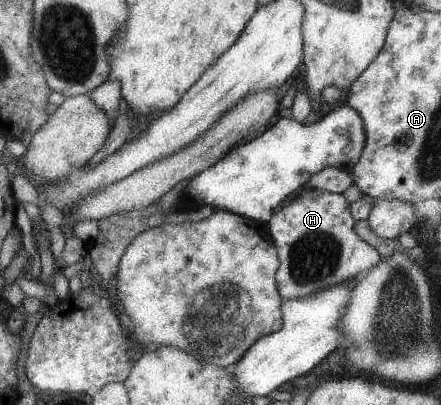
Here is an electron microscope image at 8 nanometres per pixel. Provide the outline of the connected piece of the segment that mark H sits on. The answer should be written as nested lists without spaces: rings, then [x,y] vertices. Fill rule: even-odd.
[[[302,186],[300,192],[288,204],[280,204],[272,211],[271,218],[266,222],[266,228],[278,249],[279,268],[275,279],[282,300],[303,299],[318,294],[328,287],[334,287],[335,284],[343,283],[359,273],[368,271],[381,260],[372,246],[368,246],[354,234],[352,226],[354,226],[354,220],[348,212],[348,202],[344,200],[342,193],[331,193]]]

